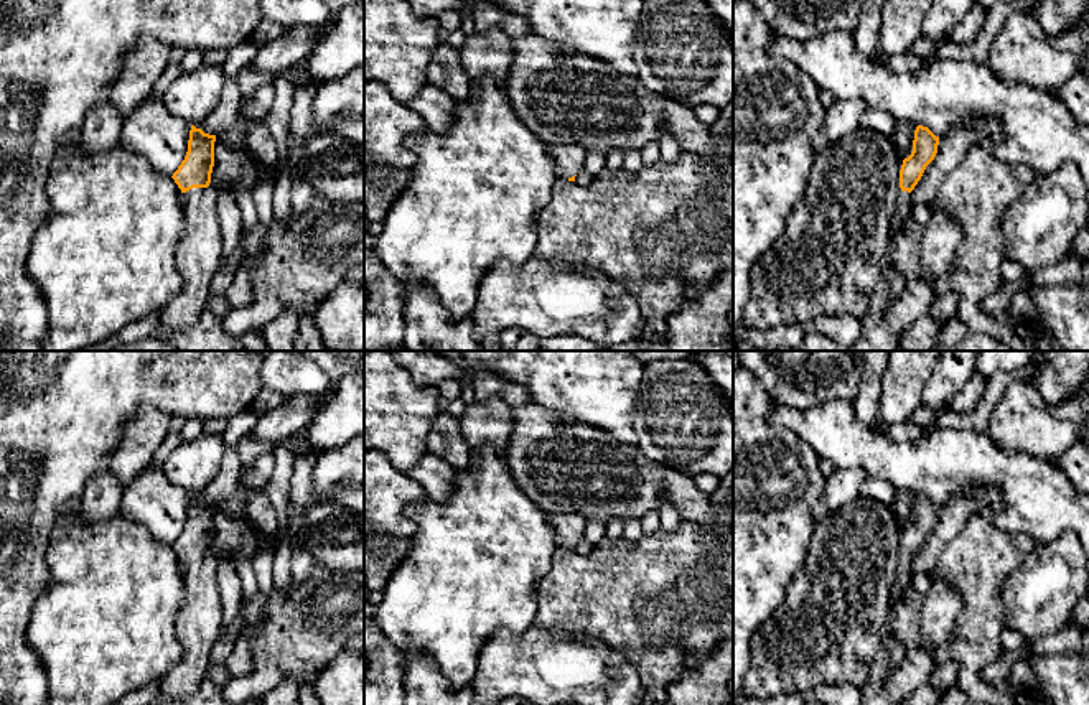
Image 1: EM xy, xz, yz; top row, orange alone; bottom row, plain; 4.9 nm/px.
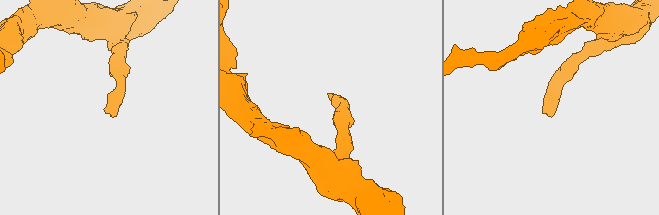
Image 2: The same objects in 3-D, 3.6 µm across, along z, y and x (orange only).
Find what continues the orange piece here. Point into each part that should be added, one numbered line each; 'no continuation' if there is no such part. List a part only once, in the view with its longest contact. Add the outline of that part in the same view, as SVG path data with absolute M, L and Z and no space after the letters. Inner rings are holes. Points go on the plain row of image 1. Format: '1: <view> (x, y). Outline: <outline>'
1: xy (200, 620). Outline: M193 557L181 563L186 598L176 616L176 631L183 657L160 677L158 695L166 700L191 695L208 677L211 649L222 633L214 570L216 562L209 557Z

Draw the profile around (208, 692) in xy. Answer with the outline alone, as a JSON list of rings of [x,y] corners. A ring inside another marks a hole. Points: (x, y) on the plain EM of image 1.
[[[206,677],[191,695],[180,697],[175,700],[166,700],[158,695],[155,705],[231,705],[231,703],[224,698],[222,689]]]

